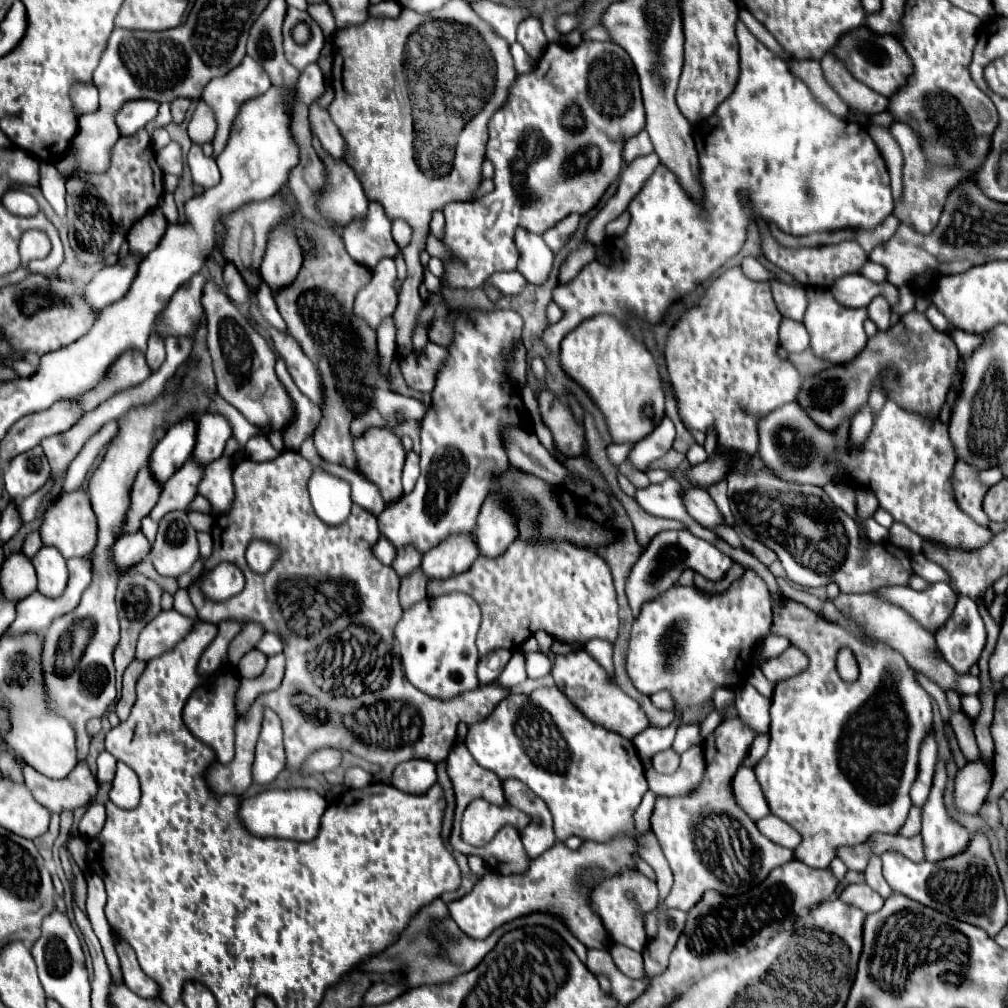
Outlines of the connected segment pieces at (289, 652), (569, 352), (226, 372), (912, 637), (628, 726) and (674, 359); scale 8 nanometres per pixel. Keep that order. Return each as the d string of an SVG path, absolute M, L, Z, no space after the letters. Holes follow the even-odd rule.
M283 450L279 454L277 460L273 462L253 462L249 458L237 462L237 466L233 468L233 482L235 482L235 502L233 502L233 508L227 516L223 518L217 518L215 526L213 526L213 554L211 558L205 562L205 572L211 572L219 562L231 562L235 564L243 576L245 576L245 590L237 596L233 596L231 600L225 600L225 602L213 602L209 600L199 584L193 584L189 588L189 596L191 596L191 602L193 606L197 608L197 614L199 614L199 620L205 620L205 622L211 622L211 624L219 624L223 620L235 620L239 624L249 624L249 622L255 622L259 624L265 632L277 632L283 640L283 654L285 654L285 676L283 676L283 682L277 690L273 692L267 692L267 694L261 694L255 704L253 704L253 710L261 710L261 704L267 704L271 710L277 712L277 716L281 718L283 722L283 732L285 732L285 752L287 752L287 766L293 768L293 770L301 770L301 764L303 760L307 758L307 754L311 754L313 750L317 748L323 748L323 746L333 746L333 748L339 748L339 750L349 750L373 764L379 764L381 766L381 772L377 776L377 780L381 782L391 782L391 774L395 770L397 764L405 762L405 760L413 760L413 758L423 758L423 744L425 740L455 740L455 728L459 722L465 722L465 724L475 724L483 718L489 716L489 712L493 712L493 708L509 696L509 688L503 688L499 684L479 684L477 688L473 690L467 690L467 692L461 692L459 696L451 698L451 700L439 700L439 698L431 698L431 696L425 696L423 692L419 692L413 684L409 684L409 680L405 678L403 674L403 668L401 668L401 660L399 660L399 650L397 650L397 642L395 642L395 624L399 622L399 616L403 614L401 610L401 604L399 604L399 576L393 568L381 564L375 556L373 556L373 546L375 542L379 540L379 528L377 528L377 518L367 512L365 508L361 508L359 504L353 504L351 506L351 514L349 518L343 522L343 524L337 524L337 526L331 526L331 524L325 524L321 518L315 516L313 512L313 506L311 506L311 500L309 500L309 492L307 492L307 482L313 474L313 466L309 460L305 460L297 450ZM249 540L265 540L269 544L275 544L279 548L279 560L273 562L273 566L267 570L267 574L255 574L249 570L247 562L245 562L245 550L249 546ZM289 628L321 628L319 632L315 632L313 636L299 636L295 634L293 630Z
M599 314L583 320L561 342L563 370L579 382L603 412L613 442L643 440L665 412L665 394L653 356L615 316Z
M211 280L203 286L201 304L207 316L207 348L213 360L217 394L251 420L251 424L267 430L283 430L293 416L293 404L275 376L275 352Z
M875 592L869 594L839 594L837 598L833 598L833 604L839 612L845 612L847 616L851 616L851 620L855 620L857 626L865 628L869 638L875 638L875 642L883 642L891 648L895 648L911 668L923 672L927 678L931 678L935 684L939 684L943 690L951 690L955 688L959 694L973 694L979 696L983 686L981 680L977 676L955 676L955 670L945 664L945 660L935 656L935 638L931 632L927 632L921 624L917 624L917 620L913 620L903 608L899 608L897 604L891 604L887 600L879 600L879 596Z
M585 650L555 658L555 684L589 720L611 732L617 732L623 738L633 740L649 726L645 710L633 698L623 694L615 680L603 670L603 666L595 662Z
M731 268L721 274L707 288L705 296L691 310L685 310L679 316L667 334L665 358L673 388L679 396L679 414L683 422L699 432L715 428L719 444L733 446L735 450L743 450L751 456L757 452L759 438L755 432L755 420L765 412L773 412L775 408L793 402L803 382L797 368L787 360L781 360L777 354L779 324L781 314L773 302L769 282L749 280L743 276L741 268Z

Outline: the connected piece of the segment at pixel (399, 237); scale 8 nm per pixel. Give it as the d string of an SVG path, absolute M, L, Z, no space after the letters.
M393 220L393 240L399 248L405 248L411 240L411 226L407 226L403 220Z

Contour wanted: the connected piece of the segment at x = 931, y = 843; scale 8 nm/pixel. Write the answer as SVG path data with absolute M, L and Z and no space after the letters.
M937 762L933 788L929 792L927 802L923 804L923 830L921 830L925 856L931 862L955 856L955 852L967 848L969 840L969 830L947 814L947 808L943 804L945 784L947 784L945 764Z

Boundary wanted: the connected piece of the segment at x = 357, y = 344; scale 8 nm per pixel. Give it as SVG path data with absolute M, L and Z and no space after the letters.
M305 220L307 232L317 240L317 258L307 256L297 280L275 294L279 314L287 324L287 332L297 340L305 356L317 366L323 384L323 418L315 428L315 448L319 456L345 468L355 468L355 452L349 436L353 418L369 412L373 390L381 386L385 374L379 368L377 342L373 328L363 318L355 318L353 300L357 292L369 284L371 270L357 264L345 250L341 234Z

